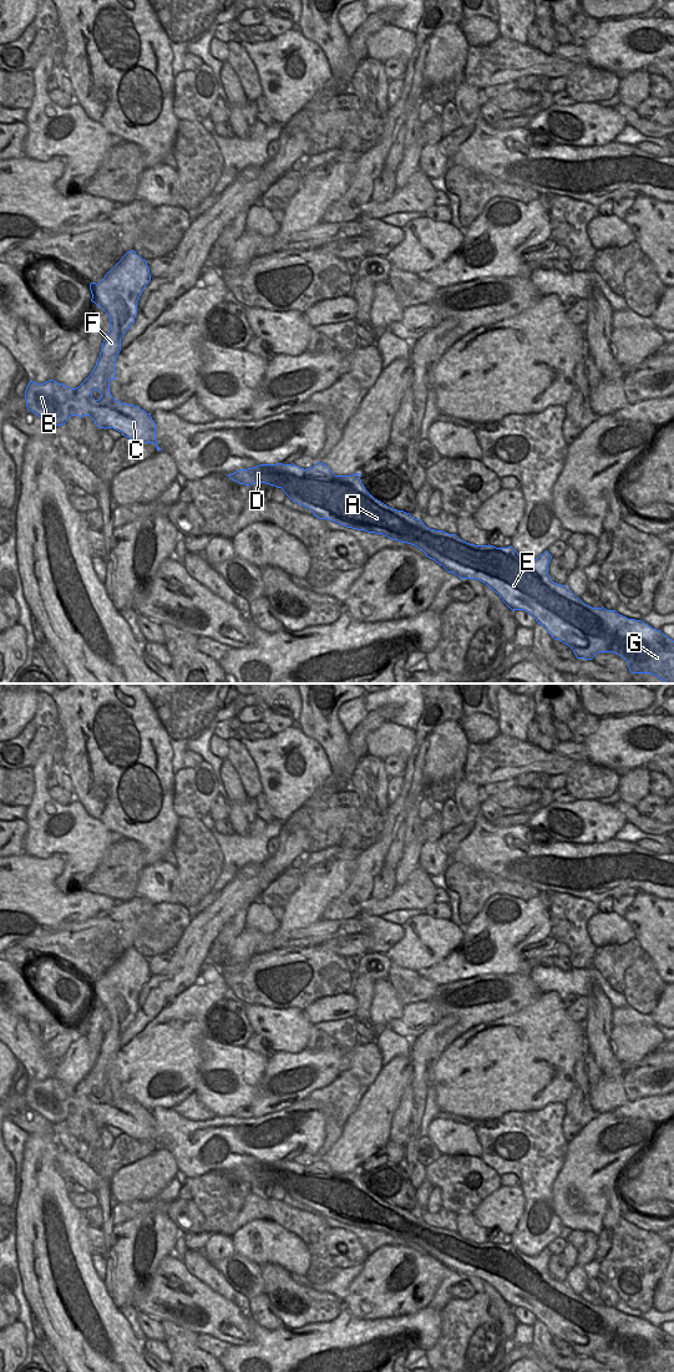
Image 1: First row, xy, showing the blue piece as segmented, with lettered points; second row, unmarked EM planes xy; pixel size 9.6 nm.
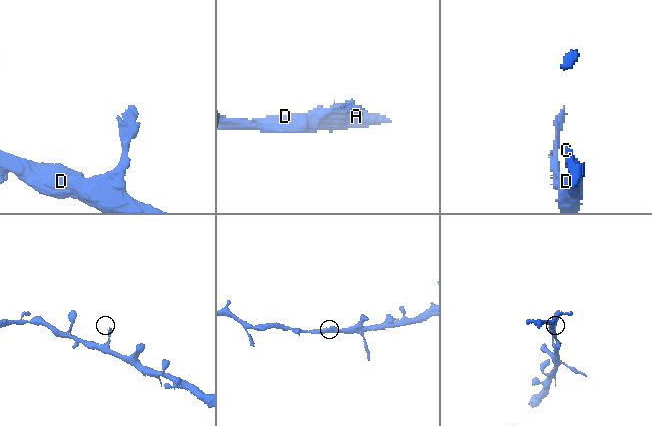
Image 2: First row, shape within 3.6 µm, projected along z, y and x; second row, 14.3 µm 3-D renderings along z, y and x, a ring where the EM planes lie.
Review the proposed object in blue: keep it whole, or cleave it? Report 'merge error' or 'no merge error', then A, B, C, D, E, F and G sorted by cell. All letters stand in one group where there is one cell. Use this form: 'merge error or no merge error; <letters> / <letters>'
no merge error; A B C D E F G

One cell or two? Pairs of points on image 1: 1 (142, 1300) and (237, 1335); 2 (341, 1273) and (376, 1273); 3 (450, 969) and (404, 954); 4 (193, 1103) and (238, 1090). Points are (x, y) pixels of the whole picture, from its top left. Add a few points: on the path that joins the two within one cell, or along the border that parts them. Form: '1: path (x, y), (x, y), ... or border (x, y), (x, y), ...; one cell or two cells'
1: path (166, 1300), (185, 1300), (199, 1305), (216, 1320); one cell
2: border (363, 1265), (344, 1297); two cells
3: border (457, 944), (439, 963), (419, 971); two cells
4: border (193, 1093), (214, 1116); two cells

